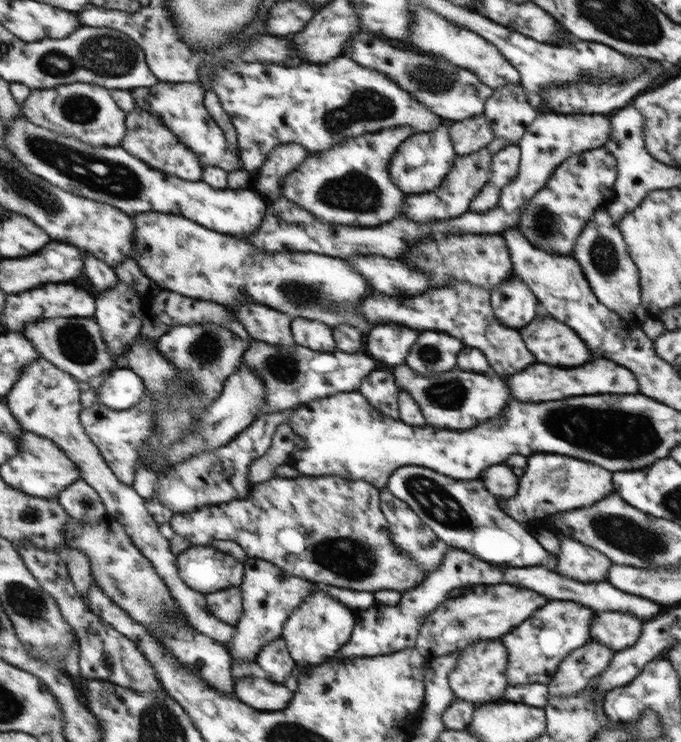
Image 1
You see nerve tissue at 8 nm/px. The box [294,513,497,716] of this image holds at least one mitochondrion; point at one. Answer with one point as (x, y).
(350, 560)

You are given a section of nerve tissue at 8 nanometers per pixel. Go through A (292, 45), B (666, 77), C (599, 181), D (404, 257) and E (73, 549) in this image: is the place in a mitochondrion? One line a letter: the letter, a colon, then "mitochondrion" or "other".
A: other
B: other
C: other
D: other
E: other

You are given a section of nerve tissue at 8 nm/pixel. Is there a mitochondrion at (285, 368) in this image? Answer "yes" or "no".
yes

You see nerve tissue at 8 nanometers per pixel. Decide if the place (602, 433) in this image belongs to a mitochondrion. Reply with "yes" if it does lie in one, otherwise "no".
yes

